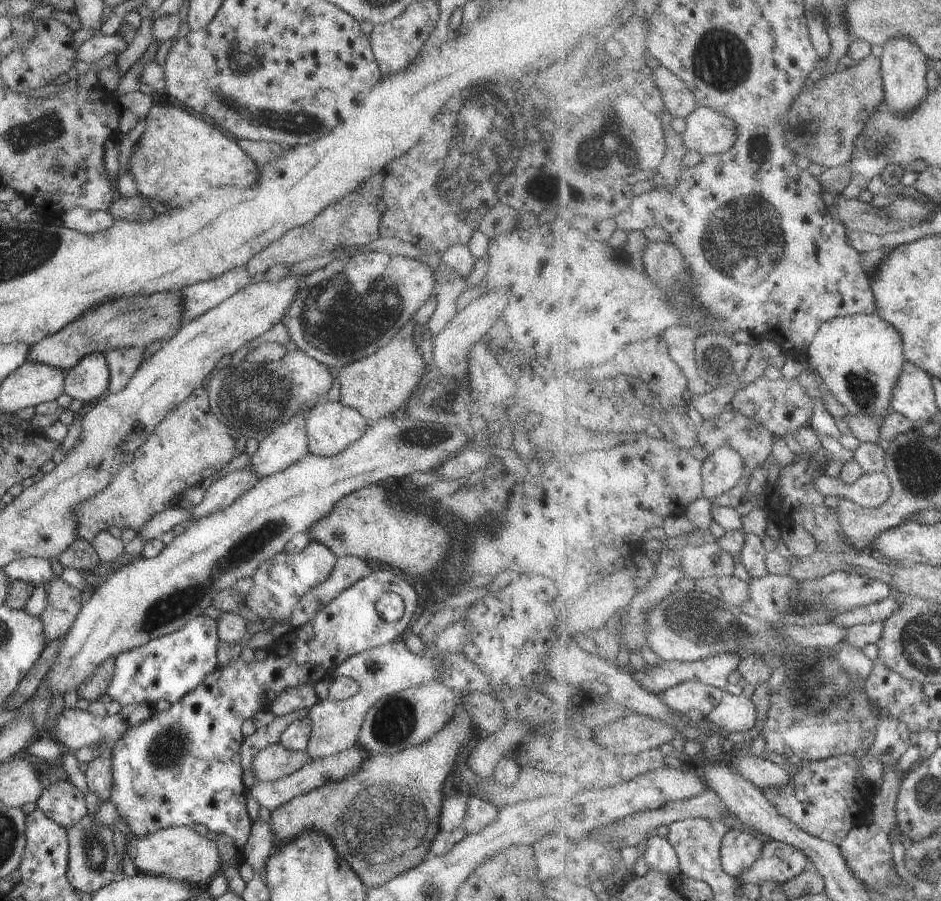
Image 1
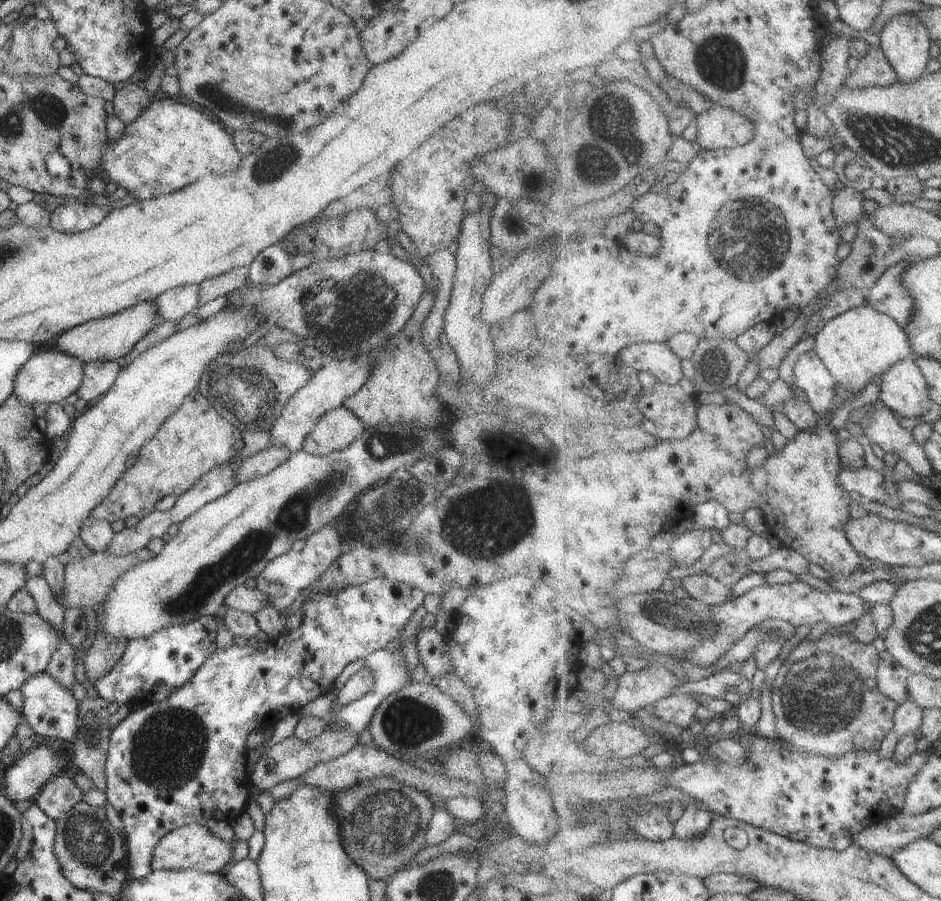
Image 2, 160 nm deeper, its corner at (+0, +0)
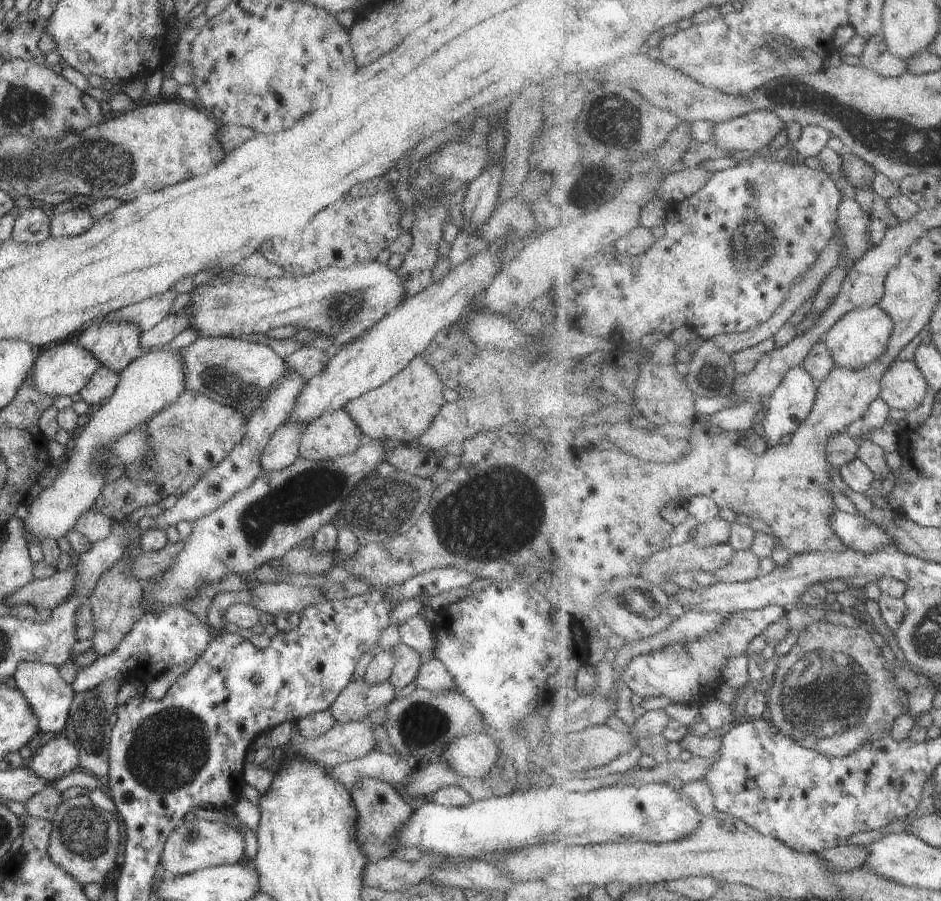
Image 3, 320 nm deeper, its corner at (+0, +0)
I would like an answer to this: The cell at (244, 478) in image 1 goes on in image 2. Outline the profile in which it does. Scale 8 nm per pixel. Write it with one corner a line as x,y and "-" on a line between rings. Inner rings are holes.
274,445
257,452
239,464
239,469
235,474
237,484
265,475
286,462
290,457
290,451
287,451
284,447

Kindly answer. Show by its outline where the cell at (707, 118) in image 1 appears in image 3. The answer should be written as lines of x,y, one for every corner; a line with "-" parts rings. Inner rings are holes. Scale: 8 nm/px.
758,111
717,124
714,143
729,151
760,153
784,139
787,122
775,112

